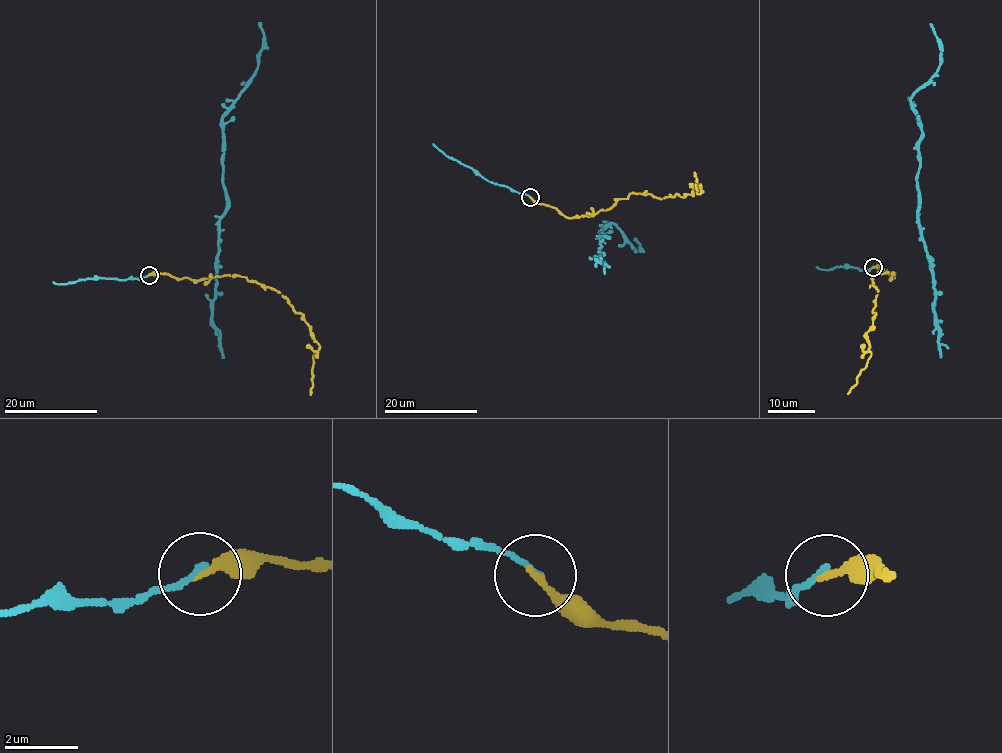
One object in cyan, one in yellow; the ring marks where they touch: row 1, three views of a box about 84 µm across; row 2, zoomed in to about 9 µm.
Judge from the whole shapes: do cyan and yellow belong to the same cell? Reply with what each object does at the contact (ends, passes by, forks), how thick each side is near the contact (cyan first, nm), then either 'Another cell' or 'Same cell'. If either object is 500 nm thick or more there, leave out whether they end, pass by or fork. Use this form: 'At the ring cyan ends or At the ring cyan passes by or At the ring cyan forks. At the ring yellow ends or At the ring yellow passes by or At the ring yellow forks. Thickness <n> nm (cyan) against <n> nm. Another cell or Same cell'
At the ring cyan ends. At the ring yellow ends. Thickness 160 nm (cyan) against 220 nm. Same cell

